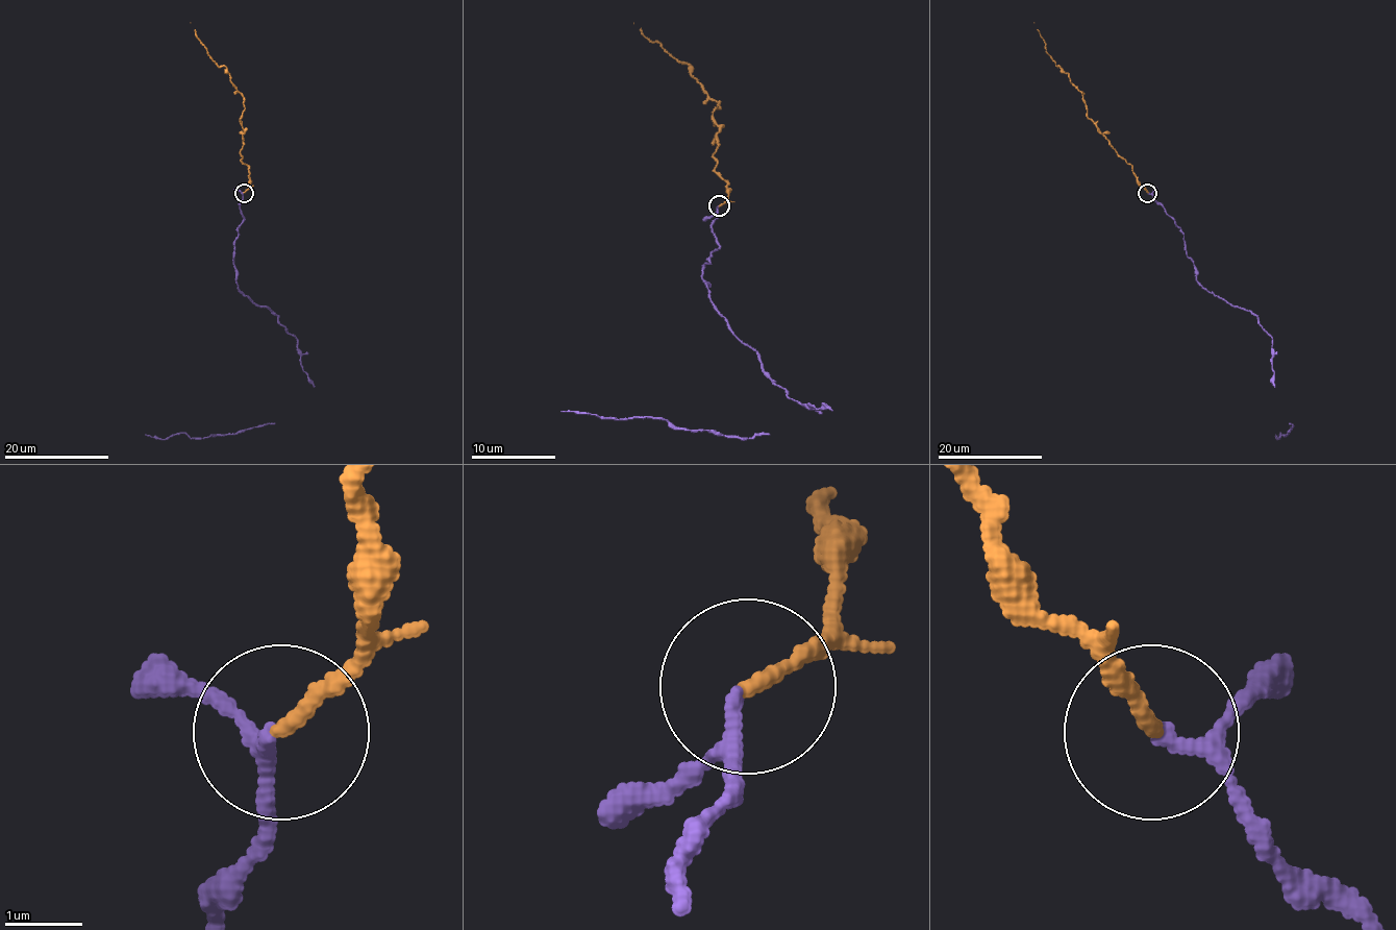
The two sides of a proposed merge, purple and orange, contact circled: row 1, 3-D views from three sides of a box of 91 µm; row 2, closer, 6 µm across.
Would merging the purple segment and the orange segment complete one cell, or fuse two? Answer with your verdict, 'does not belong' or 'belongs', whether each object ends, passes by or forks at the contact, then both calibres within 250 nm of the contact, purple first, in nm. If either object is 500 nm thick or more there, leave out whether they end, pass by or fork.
belongs; purple passes by; orange ends there; 160 nm thick on the purple side, 200 nm on the other

